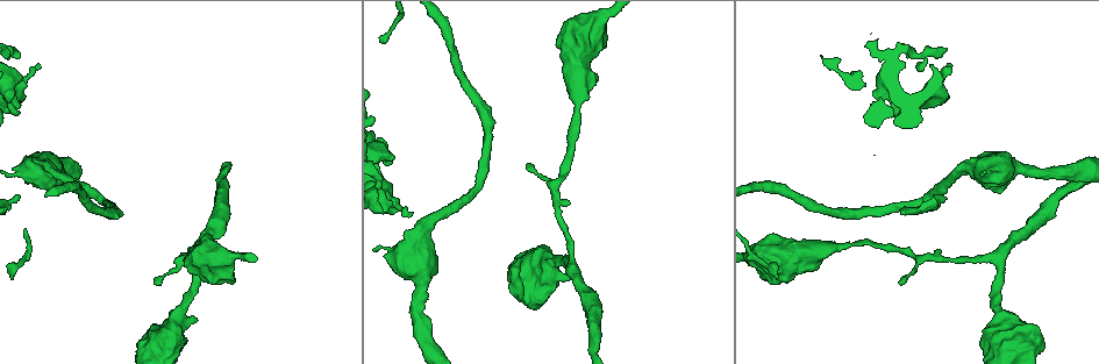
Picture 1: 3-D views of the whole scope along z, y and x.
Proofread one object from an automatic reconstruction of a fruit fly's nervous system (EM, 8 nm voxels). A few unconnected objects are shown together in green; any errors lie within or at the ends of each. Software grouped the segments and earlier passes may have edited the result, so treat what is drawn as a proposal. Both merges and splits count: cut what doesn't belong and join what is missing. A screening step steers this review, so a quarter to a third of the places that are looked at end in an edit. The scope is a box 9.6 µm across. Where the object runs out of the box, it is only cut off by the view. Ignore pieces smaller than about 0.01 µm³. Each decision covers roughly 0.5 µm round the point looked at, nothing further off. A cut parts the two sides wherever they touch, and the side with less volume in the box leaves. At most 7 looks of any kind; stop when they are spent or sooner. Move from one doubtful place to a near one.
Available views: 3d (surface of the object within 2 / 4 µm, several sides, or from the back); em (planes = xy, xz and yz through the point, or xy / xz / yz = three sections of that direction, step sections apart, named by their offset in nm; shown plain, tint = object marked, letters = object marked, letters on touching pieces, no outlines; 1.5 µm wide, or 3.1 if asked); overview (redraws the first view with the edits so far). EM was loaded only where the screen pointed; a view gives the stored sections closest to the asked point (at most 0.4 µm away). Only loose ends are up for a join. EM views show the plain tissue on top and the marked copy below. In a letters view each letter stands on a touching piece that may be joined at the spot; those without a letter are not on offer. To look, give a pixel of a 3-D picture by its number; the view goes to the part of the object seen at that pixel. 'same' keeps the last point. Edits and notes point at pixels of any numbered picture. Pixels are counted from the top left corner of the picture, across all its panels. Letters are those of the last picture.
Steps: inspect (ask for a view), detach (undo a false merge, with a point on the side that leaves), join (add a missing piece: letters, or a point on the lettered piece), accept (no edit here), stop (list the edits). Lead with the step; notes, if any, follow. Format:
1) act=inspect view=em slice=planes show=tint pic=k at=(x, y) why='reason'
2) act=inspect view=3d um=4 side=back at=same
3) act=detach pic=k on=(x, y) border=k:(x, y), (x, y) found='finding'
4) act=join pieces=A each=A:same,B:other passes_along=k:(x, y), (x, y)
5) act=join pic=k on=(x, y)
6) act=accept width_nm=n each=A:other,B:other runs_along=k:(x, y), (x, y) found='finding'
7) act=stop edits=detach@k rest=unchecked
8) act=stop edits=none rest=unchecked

act=inspect view=3d um=2 side=back pic=1 at=(19, 196) why='an open end'

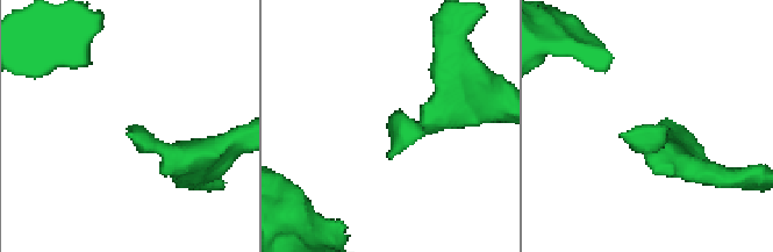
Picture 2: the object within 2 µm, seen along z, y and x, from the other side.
act=inspect view=em slice=planes show=letters pic=2 at=(128, 137)

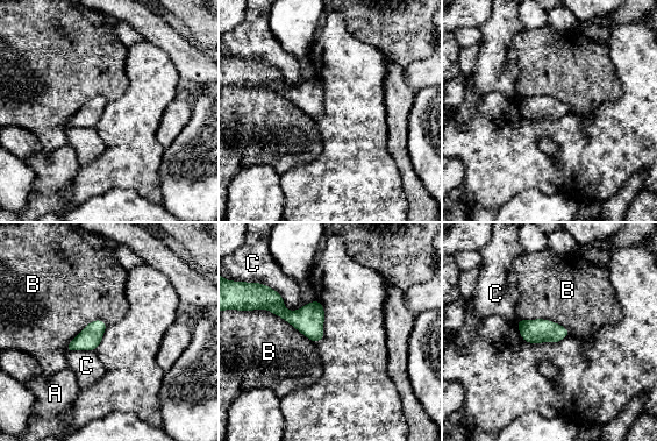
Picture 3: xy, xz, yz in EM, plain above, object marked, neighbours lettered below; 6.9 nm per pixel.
act=accept longest_contact=B:380nm each=A:other,B:other,C:other border=3:(518, 320), (549, 319), (569, 335) found='no lettered piece goes on from it'

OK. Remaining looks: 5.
act=inspect view=em slice=xy step=8 show=letters pic=1 at=(37, 65) why='an open end'

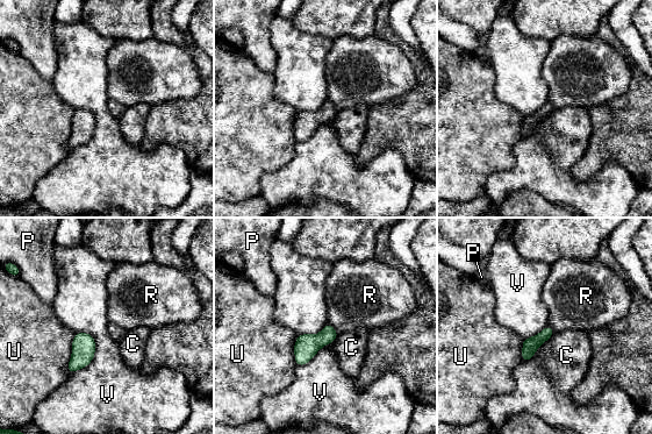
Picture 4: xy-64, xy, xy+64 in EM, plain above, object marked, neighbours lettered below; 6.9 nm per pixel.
act=accept longest_contact=V:320nm each=C:other,P:other,R:other,U:other,V:other found='no lettered piece goes on from it'

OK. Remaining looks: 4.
act=inspect view=3d um=4 pic=1 at=(921, 259) why='narrows sharply'

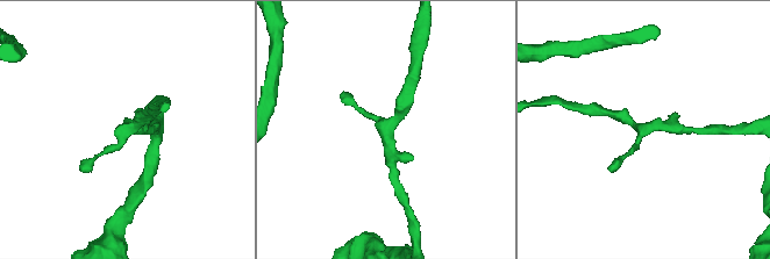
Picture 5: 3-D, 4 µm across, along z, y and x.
act=inspect view=em slice=yz step=4 show=tint pic=5 at=(383, 129)

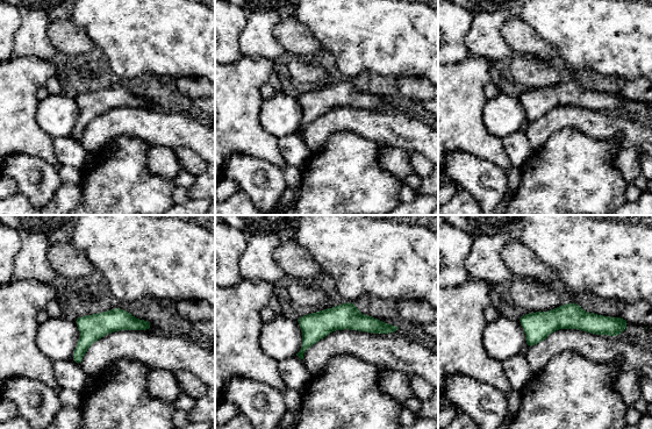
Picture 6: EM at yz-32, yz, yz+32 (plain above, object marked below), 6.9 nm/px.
act=inspect view=em slice=yz step=4 show=letters at=same why='what lies round it'

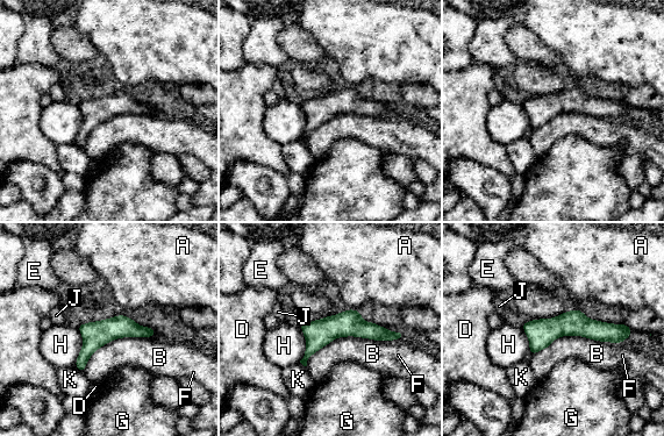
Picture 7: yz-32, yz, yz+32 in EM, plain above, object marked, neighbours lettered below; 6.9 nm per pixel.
act=accept each=A:other,B:other,D:other,E:other,F:other,G:other,H:other,J:other,K:other border=7:(400, 338), (338, 336), (306, 365) found='all the same neuron'

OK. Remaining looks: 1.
act=stop edits=none rest=unchecked

